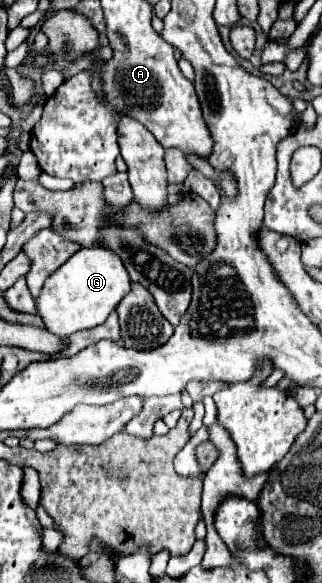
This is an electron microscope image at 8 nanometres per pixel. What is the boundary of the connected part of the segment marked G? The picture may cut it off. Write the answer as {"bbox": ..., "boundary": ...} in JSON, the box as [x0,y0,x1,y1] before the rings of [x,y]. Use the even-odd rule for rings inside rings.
{"bbox":[36,247,130,335],"boundary":[[[104,247],[80,249],[54,275],[50,275],[36,299],[36,313],[54,335],[70,335],[106,321],[120,299],[130,291],[128,273],[118,255]]]}

